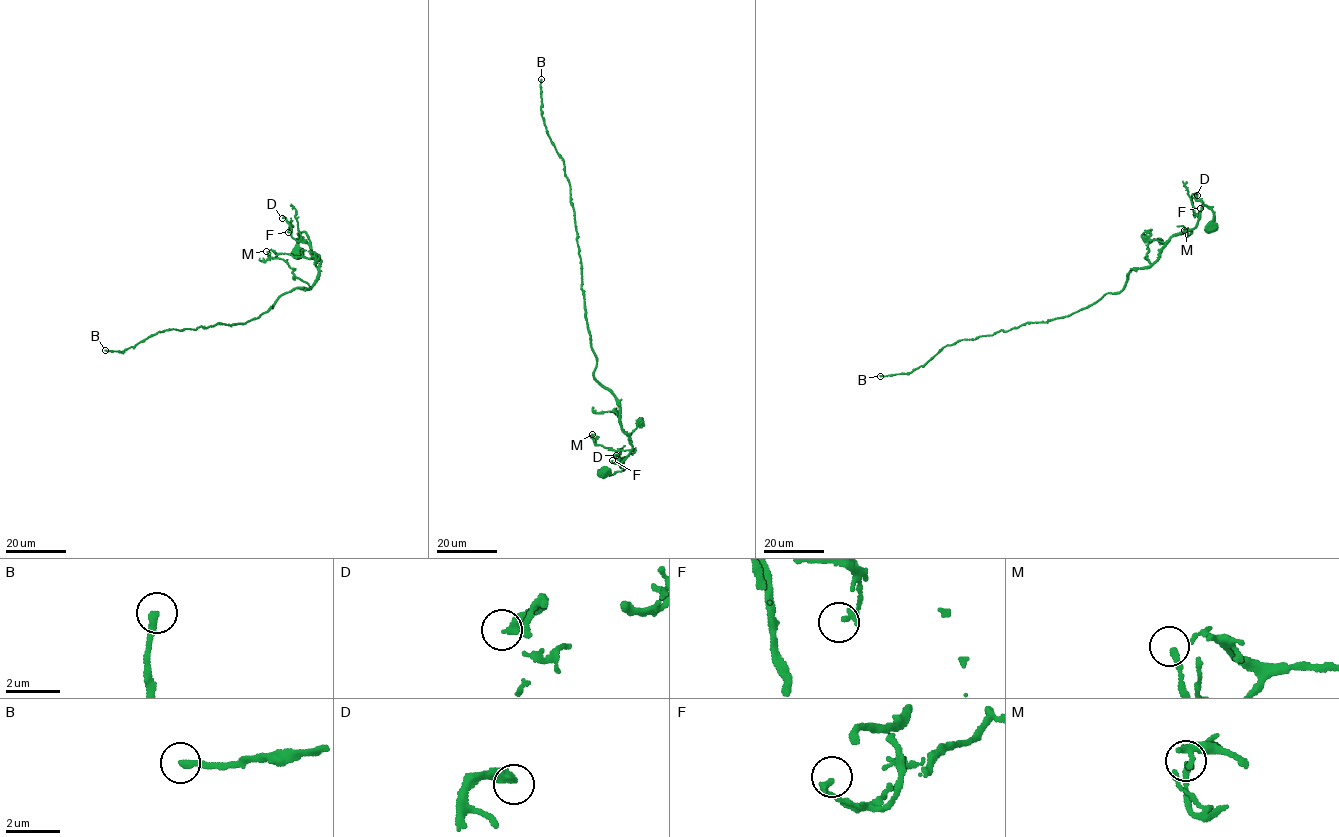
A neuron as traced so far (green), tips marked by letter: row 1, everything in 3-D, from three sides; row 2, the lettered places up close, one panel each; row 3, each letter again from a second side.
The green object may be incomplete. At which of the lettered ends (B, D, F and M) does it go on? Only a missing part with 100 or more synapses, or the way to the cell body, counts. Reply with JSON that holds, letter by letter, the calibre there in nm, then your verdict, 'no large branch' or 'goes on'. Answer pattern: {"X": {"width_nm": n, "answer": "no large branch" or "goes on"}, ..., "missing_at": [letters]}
{"B": {"width_nm": 260, "answer": "goes on"}, "D": {"width_nm": 360, "answer": "no large branch"}, "F": {"width_nm": 200, "answer": "no large branch"}, "M": {"width_nm": 200, "answer": "no large branch"}, "missing_at": ["B"]}

